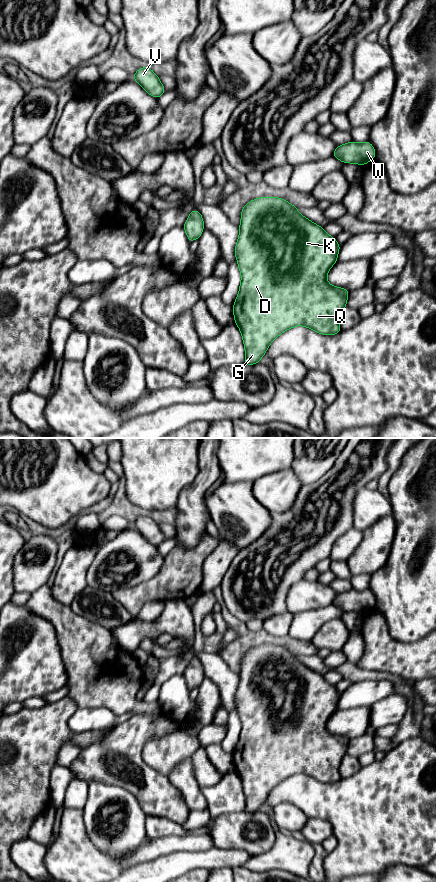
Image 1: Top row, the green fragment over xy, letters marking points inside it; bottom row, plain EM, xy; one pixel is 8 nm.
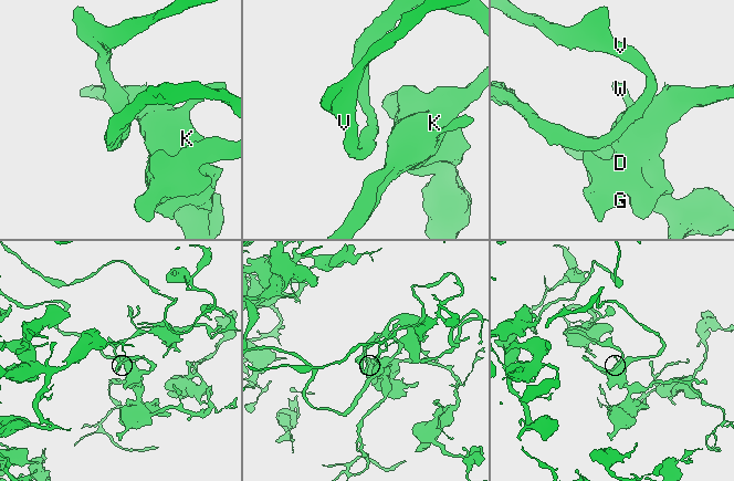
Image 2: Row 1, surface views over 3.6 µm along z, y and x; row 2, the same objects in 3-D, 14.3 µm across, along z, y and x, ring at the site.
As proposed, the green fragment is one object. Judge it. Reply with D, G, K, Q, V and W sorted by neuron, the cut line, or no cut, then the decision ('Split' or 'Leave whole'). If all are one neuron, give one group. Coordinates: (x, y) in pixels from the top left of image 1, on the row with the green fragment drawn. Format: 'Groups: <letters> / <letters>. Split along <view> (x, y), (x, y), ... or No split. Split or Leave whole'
Groups: D G K Q V W. No split. Leave whole

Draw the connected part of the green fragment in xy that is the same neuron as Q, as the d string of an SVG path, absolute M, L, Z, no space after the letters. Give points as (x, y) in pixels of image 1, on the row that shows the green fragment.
M259 197L248 202L241 211L240 233L235 257L241 283L233 304L234 322L240 329L245 347L245 365L259 363L269 345L281 333L295 326L305 326L323 335L341 331L339 319L347 307L349 291L328 283L327 274L338 261L340 244L324 229L298 212L298 208L278 197Z

